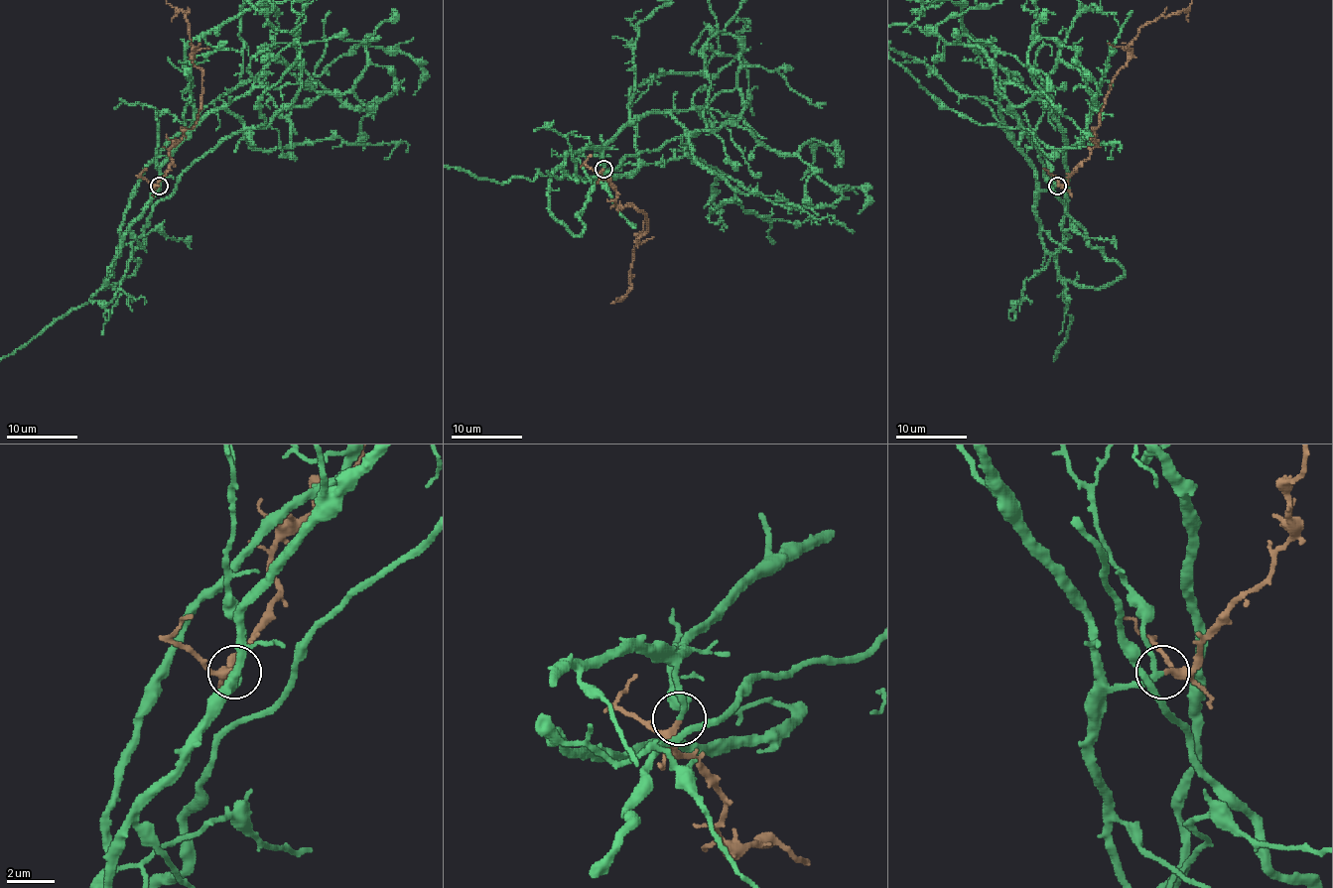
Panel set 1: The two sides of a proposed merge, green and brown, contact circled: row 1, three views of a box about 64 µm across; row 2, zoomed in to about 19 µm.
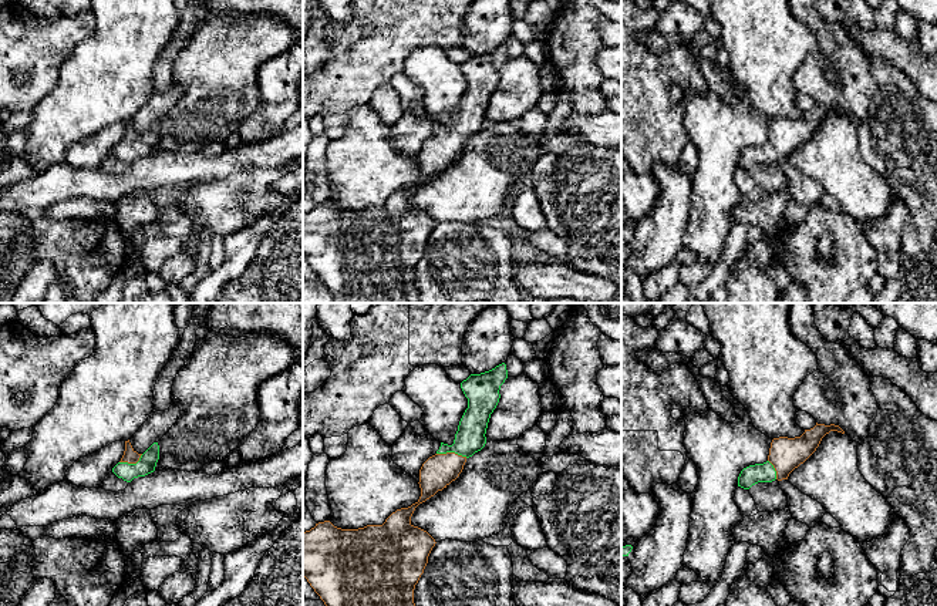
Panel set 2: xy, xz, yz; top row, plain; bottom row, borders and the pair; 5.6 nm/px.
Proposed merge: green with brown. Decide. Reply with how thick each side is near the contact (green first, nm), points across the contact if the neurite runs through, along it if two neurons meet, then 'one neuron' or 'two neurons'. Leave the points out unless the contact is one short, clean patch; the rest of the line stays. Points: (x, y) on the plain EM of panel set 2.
calibres 170 and 190 nm; way xz (469, 120), (452, 133), (440, 151); one neuron

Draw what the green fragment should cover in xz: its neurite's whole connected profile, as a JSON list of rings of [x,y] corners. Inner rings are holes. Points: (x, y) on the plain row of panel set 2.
[[[506,46],[471,55],[461,64],[468,80],[452,127],[441,124],[435,137],[419,151],[419,181],[408,189],[392,193],[382,206],[341,211],[330,202],[318,203],[303,213],[303,257],[333,294],[334,303],[421,303],[414,285],[414,270],[428,245],[435,220],[411,205],[415,189],[446,169],[464,151],[469,138],[486,125],[486,110],[496,90],[500,67],[508,60]]]

